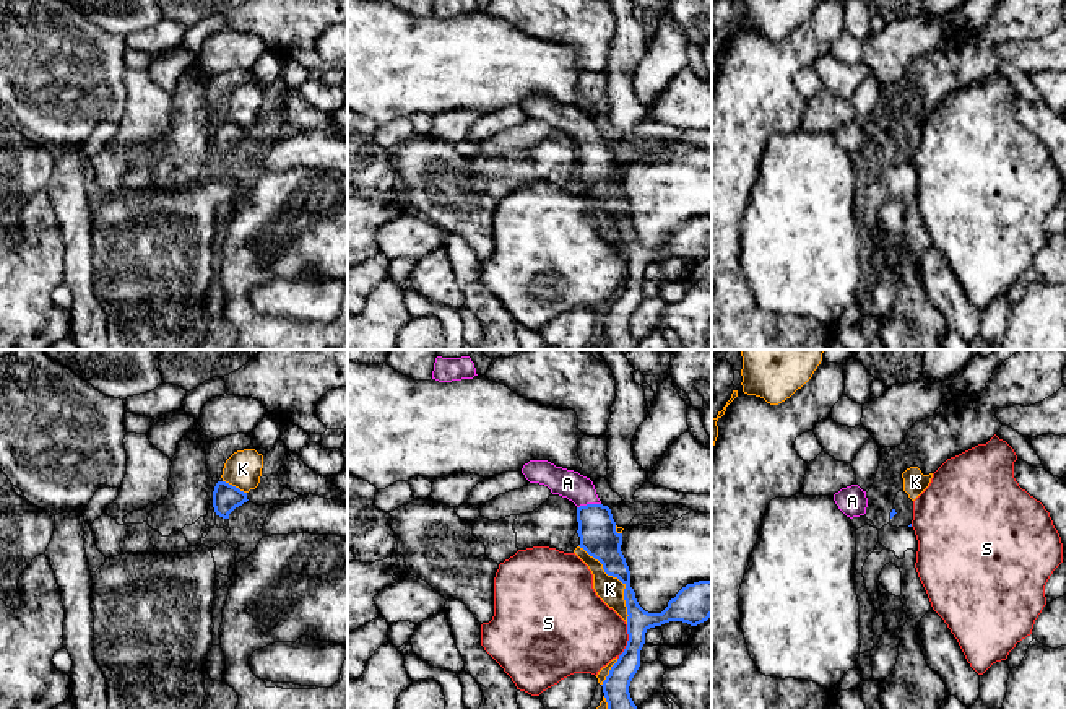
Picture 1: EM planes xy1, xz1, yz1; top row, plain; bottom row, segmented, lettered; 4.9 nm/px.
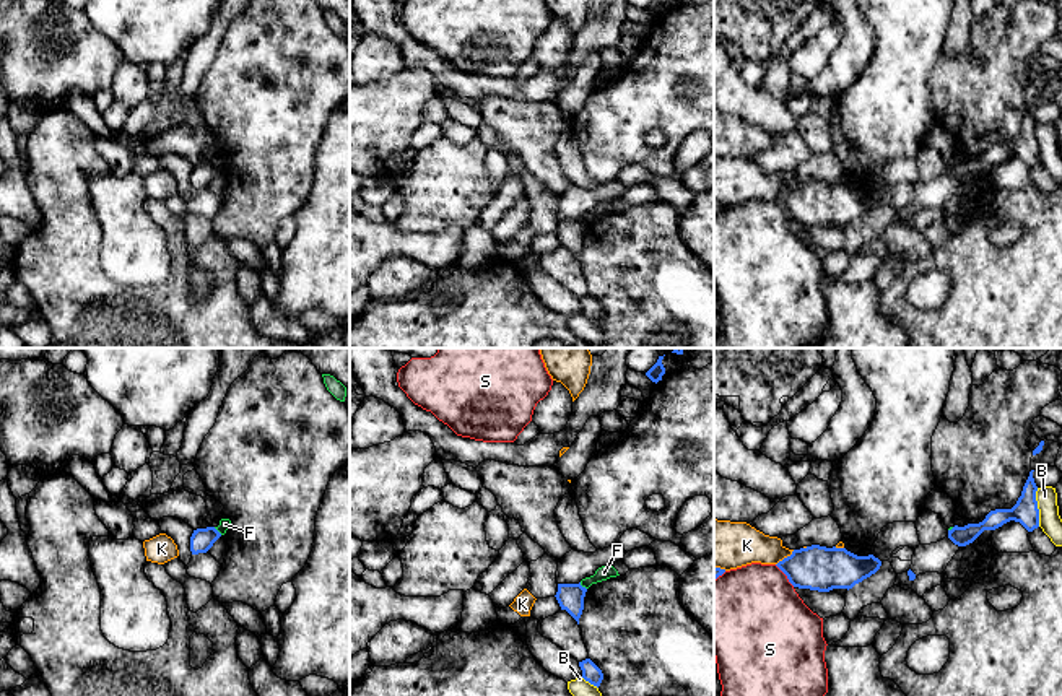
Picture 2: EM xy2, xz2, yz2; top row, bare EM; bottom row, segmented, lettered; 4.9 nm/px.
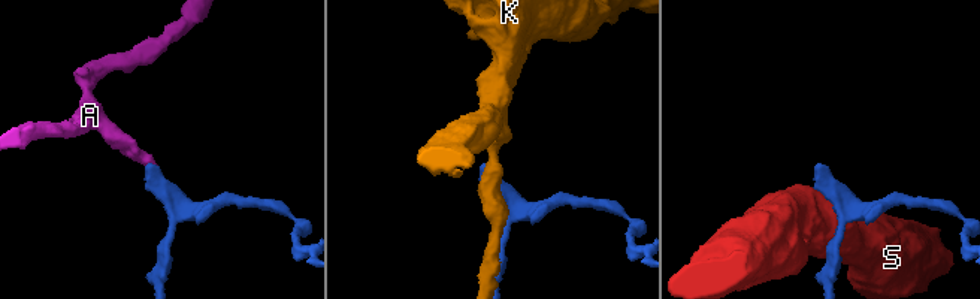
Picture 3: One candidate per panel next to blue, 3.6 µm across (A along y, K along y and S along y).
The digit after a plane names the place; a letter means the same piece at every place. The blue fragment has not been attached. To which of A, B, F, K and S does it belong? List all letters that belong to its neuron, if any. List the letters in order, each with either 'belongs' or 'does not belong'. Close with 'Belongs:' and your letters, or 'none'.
A: belongs
B: does not belong
F: does not belong
K: does not belong
S: does not belong
Belongs: A

